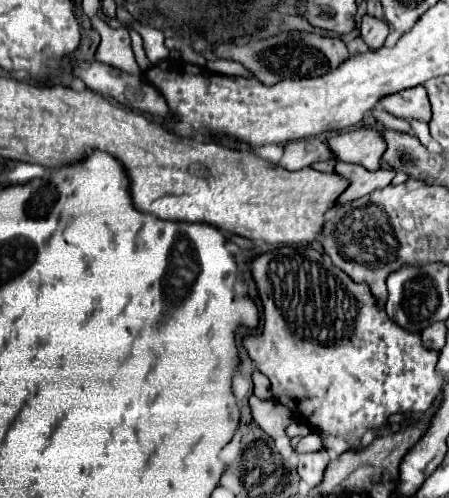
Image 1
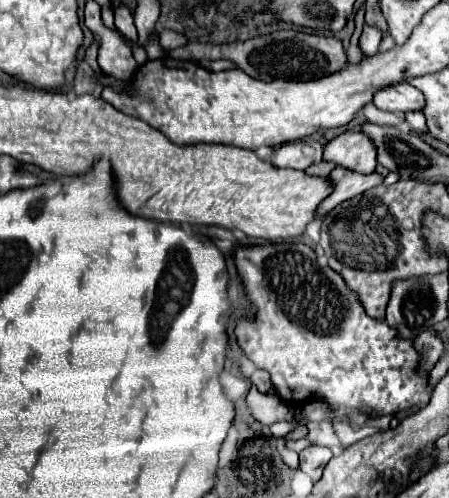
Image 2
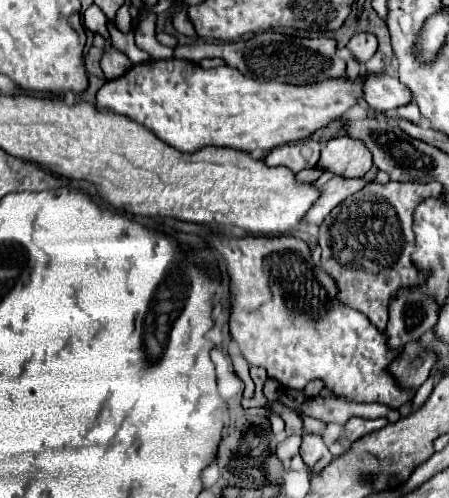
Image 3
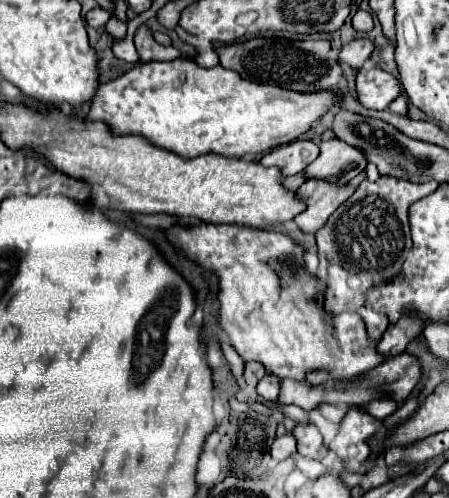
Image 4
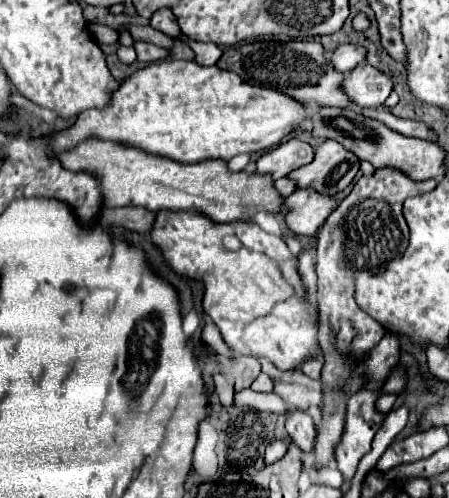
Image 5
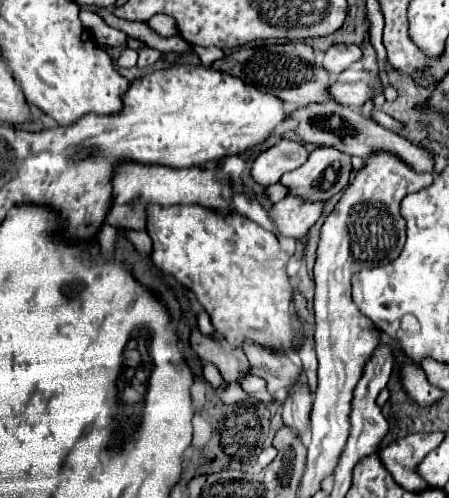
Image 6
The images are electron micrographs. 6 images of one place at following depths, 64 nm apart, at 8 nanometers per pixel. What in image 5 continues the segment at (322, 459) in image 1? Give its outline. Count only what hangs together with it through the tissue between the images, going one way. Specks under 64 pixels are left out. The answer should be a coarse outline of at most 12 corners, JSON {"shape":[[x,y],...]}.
{"shape":[[288,410],[286,432],[312,452],[316,426],[306,410]]}

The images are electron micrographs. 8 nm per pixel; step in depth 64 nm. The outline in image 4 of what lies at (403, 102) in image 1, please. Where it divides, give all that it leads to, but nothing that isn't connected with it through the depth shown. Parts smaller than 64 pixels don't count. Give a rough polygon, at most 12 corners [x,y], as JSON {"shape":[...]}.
{"shape":[[382,68],[356,72],[364,108],[386,110],[400,94],[398,80]]}

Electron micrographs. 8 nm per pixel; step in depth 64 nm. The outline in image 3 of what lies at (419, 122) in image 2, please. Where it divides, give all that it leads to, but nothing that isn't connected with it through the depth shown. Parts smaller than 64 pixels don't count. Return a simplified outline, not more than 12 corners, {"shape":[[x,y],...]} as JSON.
{"shape":[[414,102],[396,108],[396,114],[410,122],[422,118]]}

